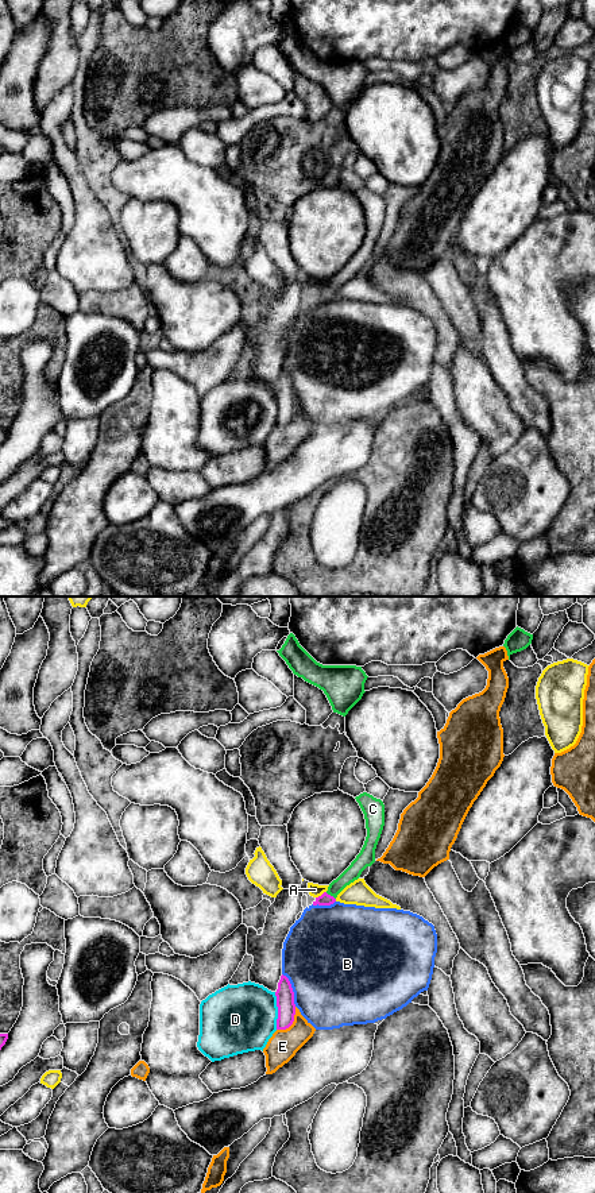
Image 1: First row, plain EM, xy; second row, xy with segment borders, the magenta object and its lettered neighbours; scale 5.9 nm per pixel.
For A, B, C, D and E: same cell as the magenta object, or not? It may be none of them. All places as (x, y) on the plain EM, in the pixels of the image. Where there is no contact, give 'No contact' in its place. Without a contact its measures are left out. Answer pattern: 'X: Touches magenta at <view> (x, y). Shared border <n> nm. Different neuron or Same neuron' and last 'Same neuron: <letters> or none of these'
A: Touches magenta at xy (321, 290). Shared border 80 nm. Different neuron
B: Touches magenta at xy (292, 385). Shared border 220 nm. Different neuron
C: Touches magenta at xy (329, 290). Shared border 80 nm. Same neuron
D: Touches magenta at xy (278, 406). Shared border 220 nm. Different neuron
E: Touches magenta at xy (292, 419). Shared border 180 nm. Different neuron
Same neuron: C

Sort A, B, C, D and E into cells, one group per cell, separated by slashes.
A / B / C / D / E

